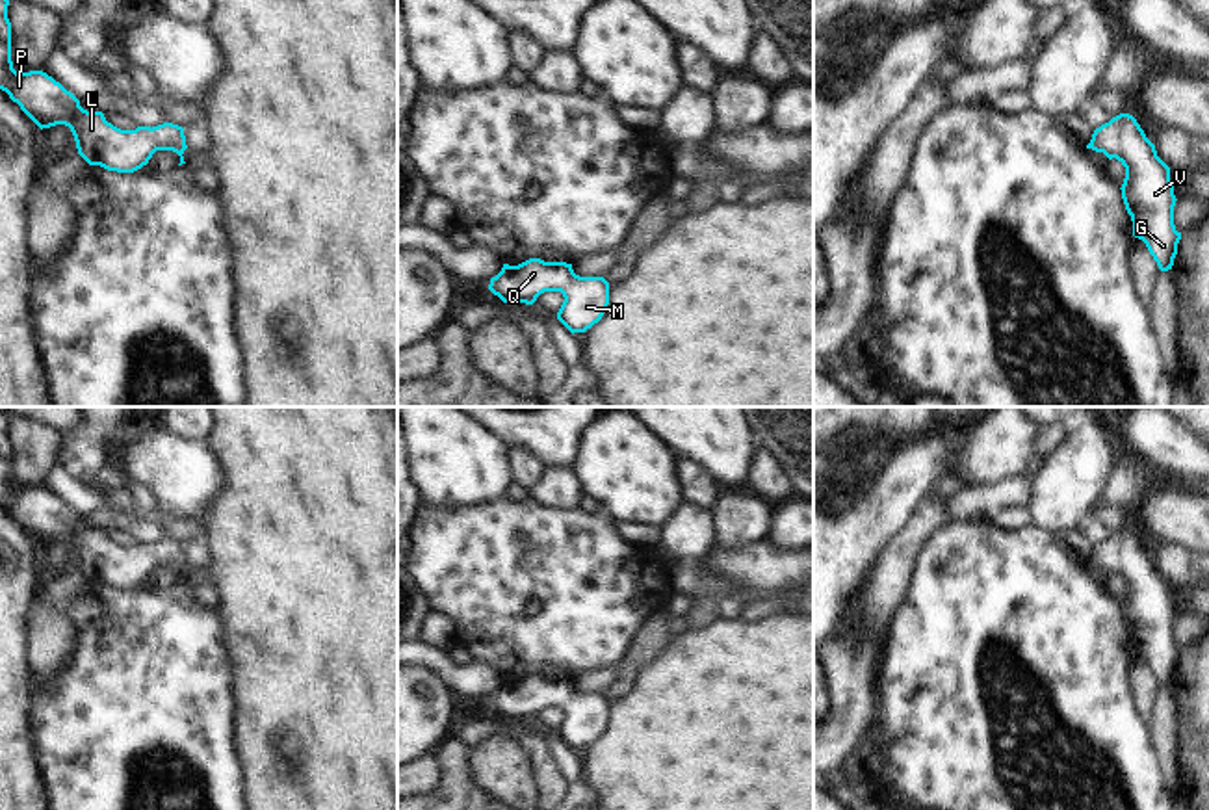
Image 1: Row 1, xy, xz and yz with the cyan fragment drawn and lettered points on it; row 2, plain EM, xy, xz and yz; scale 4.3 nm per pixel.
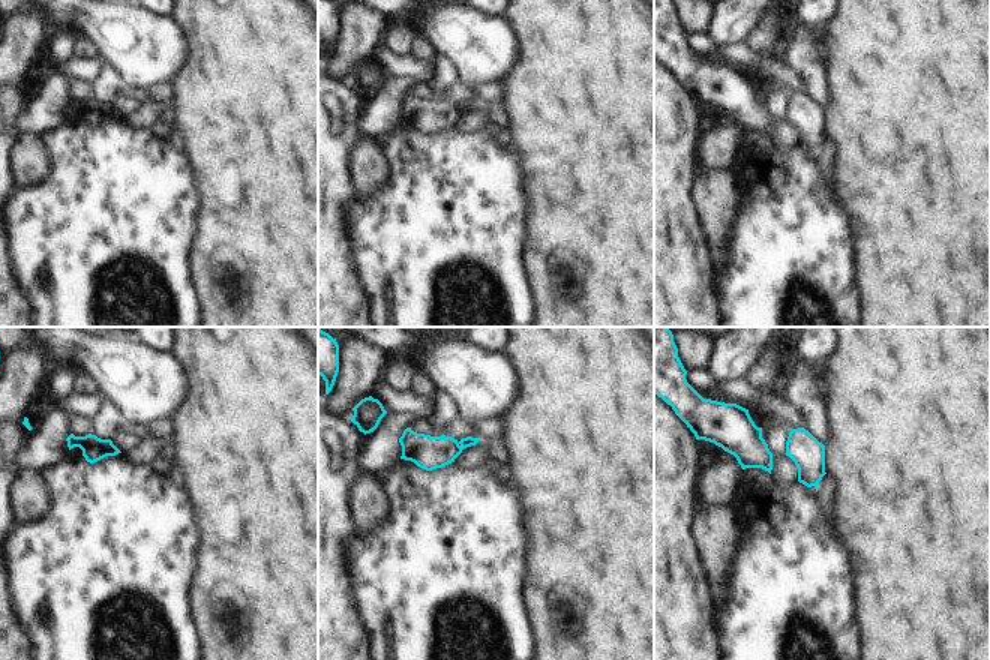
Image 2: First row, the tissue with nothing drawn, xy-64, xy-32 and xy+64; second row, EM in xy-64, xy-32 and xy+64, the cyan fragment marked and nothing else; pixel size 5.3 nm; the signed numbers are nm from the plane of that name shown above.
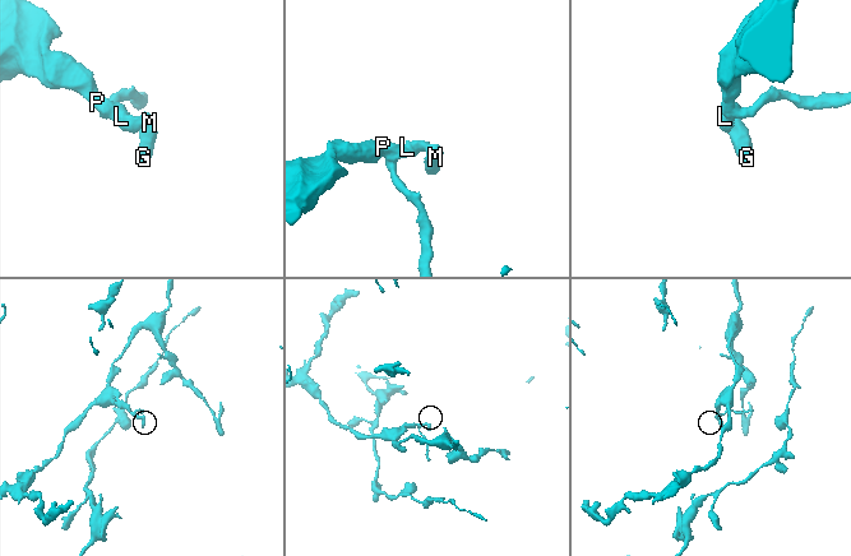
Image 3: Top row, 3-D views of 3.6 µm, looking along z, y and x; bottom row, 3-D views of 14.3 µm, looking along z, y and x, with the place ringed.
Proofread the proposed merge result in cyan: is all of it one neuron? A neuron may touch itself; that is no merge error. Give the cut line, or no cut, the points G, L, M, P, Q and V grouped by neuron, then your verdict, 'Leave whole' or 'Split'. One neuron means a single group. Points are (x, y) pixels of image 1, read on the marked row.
No split. Groups: G L M P Q V. Leave whole.

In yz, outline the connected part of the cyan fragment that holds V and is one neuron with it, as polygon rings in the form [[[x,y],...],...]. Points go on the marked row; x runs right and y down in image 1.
[[[1120,113],[1094,130],[1086,149],[1116,158],[1125,167],[1122,199],[1133,221],[1133,236],[1142,240],[1161,271],[1174,266],[1181,232],[1174,225],[1174,184],[1170,167],[1157,156],[1137,119]]]

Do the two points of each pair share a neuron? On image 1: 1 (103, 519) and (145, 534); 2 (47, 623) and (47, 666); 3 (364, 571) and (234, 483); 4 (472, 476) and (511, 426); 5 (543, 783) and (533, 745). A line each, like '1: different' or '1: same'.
1: same
2: same
3: same
4: different
5: same

